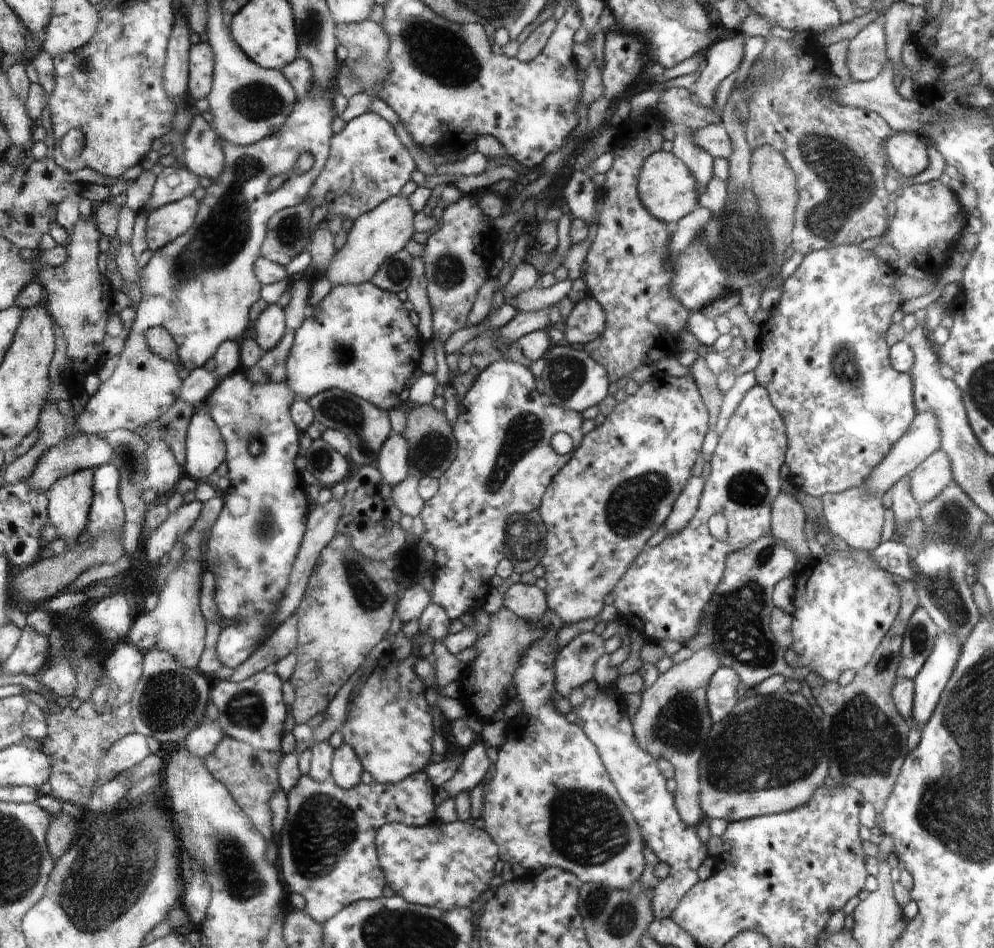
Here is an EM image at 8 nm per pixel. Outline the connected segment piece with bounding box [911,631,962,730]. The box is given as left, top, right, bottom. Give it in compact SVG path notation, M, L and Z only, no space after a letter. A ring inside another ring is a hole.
M938 632L938 636L932 644L932 652L928 654L922 669L912 680L915 696L911 722L916 728L922 730L924 724L928 722L930 714L934 712L942 690L946 688L946 684L950 681L950 676L956 668L960 650L962 650L962 644L956 636Z

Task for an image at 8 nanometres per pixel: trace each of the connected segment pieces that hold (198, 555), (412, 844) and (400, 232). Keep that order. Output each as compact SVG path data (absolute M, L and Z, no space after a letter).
M213 497L204 504L204 511L194 528L182 539L184 556L178 561L178 568L170 572L166 584L157 592L158 604L152 612L136 616L133 627L130 628L126 641L140 653L155 649L168 652L180 666L197 669L200 654L204 650L204 634L206 624L200 614L200 572L202 572L202 540L207 540L206 530L211 530L221 517L225 502L222 498Z
M469 821L452 823L452 832L396 832L396 823L387 823L377 833L377 852L380 854L382 869L385 870L386 880L389 881L390 888L398 896L402 896L412 904L420 904L438 909L452 910L452 908L470 908L472 904L478 904L486 892L490 892L490 884L494 884L494 872L498 872L498 864L502 864L501 852L498 844L486 833L486 828L476 828Z
M401 195L390 196L390 199L387 199L381 206L366 212L347 226L348 240L342 249L336 252L334 260L330 262L326 270L325 278L328 278L334 286L369 282L390 256L397 255L412 240L415 233L415 216L409 198Z

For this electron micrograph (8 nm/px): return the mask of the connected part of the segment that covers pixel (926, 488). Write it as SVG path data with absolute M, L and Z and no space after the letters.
M942 450L932 452L910 474L910 494L919 506L936 498L950 484L955 484L950 458Z

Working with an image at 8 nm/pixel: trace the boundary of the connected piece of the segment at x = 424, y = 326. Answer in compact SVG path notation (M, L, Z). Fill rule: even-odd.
M413 258L413 276L406 292L408 300L412 303L414 311L420 317L420 325L422 339L426 343L433 338L433 322L431 316L431 308L427 296L427 281L425 276L425 267L423 258Z

